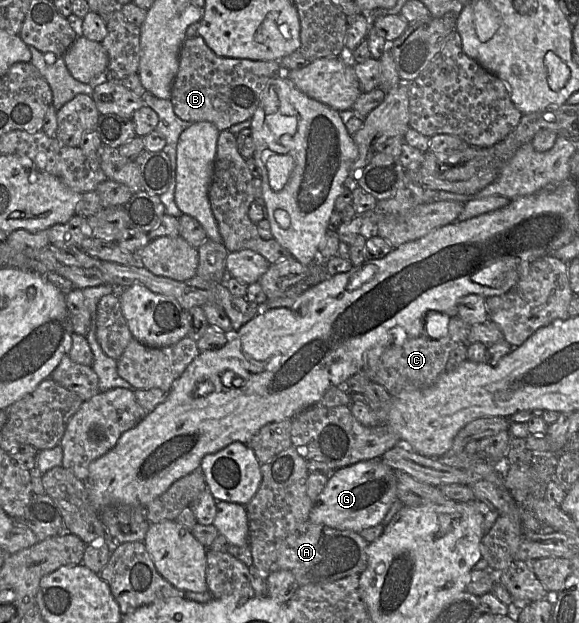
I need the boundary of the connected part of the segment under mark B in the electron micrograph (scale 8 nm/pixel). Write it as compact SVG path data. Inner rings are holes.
M198 35L186 38L182 44L170 100L180 119L191 123L210 122L219 131L228 130L235 124L252 119L268 81L284 73L278 61L219 57Z

